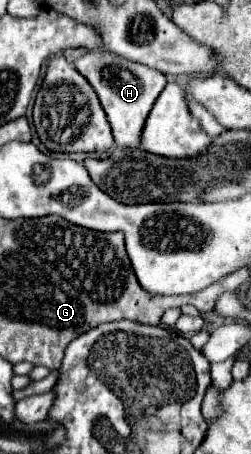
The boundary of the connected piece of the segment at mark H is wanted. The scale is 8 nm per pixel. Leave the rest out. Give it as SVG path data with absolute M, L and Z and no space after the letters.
M108 50L86 52L74 62L74 66L82 76L86 76L86 80L98 92L100 104L112 126L116 144L122 148L140 148L140 136L142 136L146 116L150 114L150 108L154 106L156 98L164 90L168 78L162 72L146 68L144 64L138 64L138 62L130 62Z

